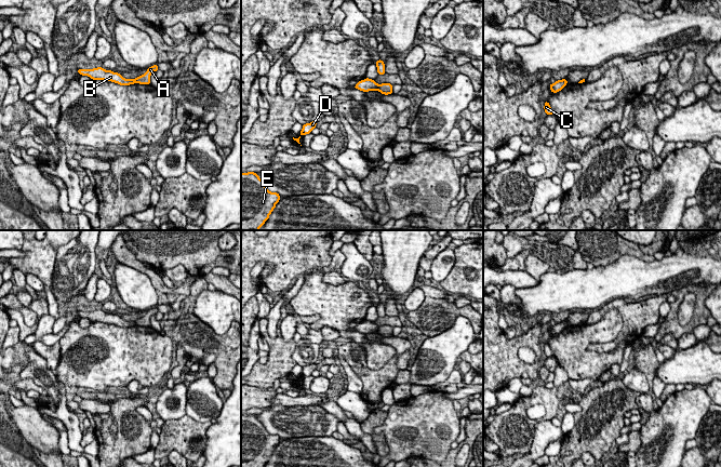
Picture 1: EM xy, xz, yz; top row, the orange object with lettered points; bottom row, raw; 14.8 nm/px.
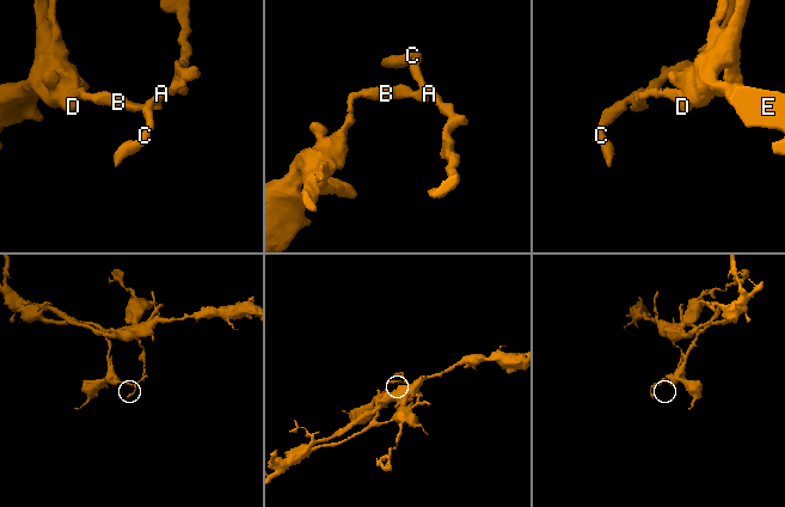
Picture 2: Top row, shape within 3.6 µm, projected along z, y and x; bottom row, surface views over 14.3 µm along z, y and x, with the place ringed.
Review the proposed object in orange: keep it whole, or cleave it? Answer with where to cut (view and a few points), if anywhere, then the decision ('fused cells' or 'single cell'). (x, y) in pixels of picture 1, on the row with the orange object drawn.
cut xz (378, 84), (376, 89); fused cells

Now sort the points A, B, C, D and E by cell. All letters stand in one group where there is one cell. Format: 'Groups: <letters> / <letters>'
Groups: A C / B D E

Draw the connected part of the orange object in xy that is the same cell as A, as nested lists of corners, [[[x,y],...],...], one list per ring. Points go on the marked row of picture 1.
[[[153,65],[153,66],[149,67],[149,68],[147,68],[147,71],[144,75],[142,75],[142,76],[139,76],[139,77],[137,77],[135,79],[136,83],[150,84],[150,75],[153,71],[157,71],[157,70],[159,70],[158,65]]]

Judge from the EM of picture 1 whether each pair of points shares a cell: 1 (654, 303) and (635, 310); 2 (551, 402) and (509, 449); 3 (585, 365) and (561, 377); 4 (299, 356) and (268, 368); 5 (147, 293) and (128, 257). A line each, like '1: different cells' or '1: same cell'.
1: same cell
2: same cell
3: different cells
4: different cells
5: different cells

